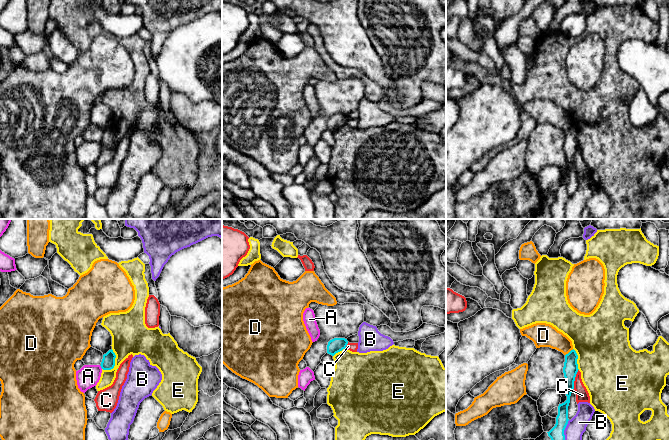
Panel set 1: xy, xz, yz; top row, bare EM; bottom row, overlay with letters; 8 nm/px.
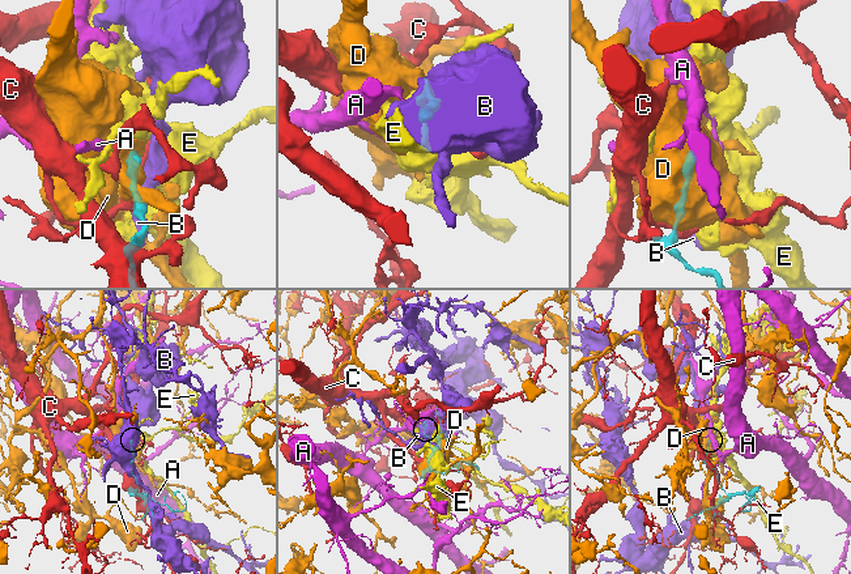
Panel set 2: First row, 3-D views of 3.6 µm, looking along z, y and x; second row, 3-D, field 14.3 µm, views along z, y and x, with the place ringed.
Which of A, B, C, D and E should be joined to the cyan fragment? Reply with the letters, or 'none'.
none

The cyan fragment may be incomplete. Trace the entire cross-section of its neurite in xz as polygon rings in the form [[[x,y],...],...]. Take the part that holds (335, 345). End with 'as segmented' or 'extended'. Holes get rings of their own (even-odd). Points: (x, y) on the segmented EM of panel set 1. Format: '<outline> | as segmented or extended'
[[[334,338],[328,342],[327,353],[334,356],[336,353],[346,348],[348,344],[345,338]]] | as segmented

